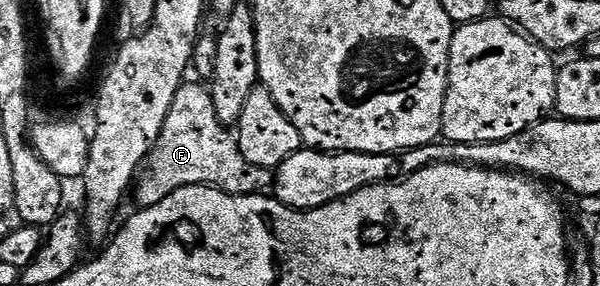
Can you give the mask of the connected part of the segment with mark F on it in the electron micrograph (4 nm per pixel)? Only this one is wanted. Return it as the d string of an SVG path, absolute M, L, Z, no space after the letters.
M230 130L225 133L225 141L209 141L209 143L203 139L199 131L161 131L145 165L133 187L137 203L135 205L142 210L161 204L171 193L185 187L211 186L229 195L254 195L268 192L275 183L275 173L272 168L252 166L246 161L238 147L236 136Z

